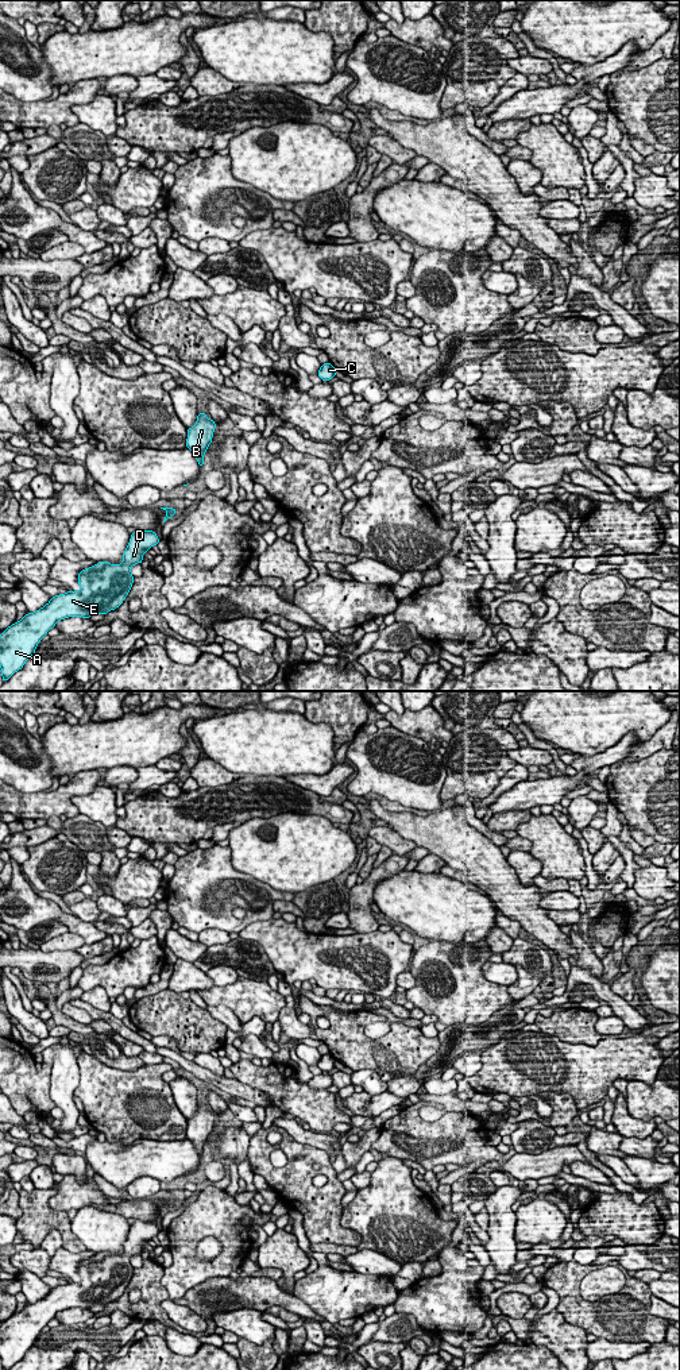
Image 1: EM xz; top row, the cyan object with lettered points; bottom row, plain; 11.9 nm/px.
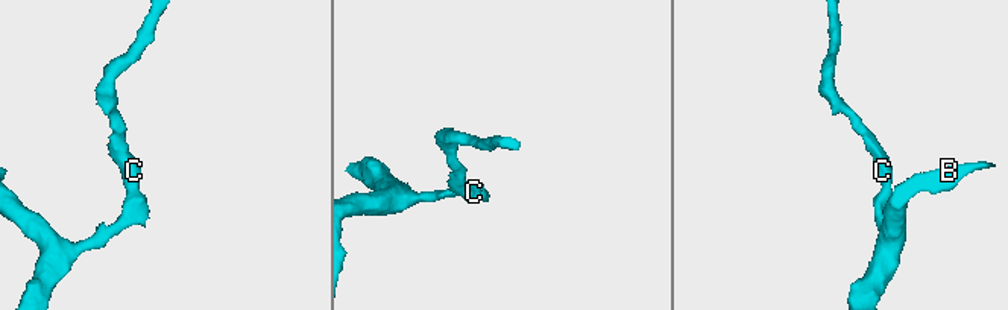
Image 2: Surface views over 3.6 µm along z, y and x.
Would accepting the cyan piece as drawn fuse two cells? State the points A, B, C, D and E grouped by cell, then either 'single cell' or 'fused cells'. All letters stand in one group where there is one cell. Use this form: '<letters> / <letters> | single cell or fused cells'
A B C D E | single cell

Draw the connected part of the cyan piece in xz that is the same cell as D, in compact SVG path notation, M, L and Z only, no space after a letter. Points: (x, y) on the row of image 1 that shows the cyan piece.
M135 529L121 564L98 561L80 571L80 591L67 591L51 597L50 602L35 613L27 613L0 634L0 667L3 682L23 668L35 653L40 640L55 624L69 617L89 618L107 614L119 607L128 595L134 576L131 567L143 561L143 555L157 545L159 539L152 530Z

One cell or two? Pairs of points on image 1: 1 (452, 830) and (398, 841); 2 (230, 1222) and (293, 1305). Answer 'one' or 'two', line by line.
1: two
2: two

